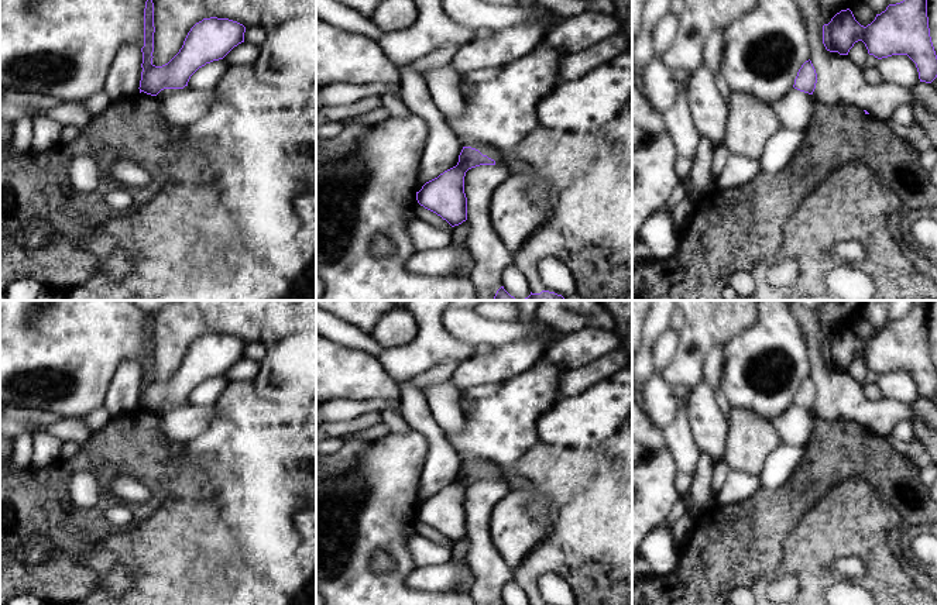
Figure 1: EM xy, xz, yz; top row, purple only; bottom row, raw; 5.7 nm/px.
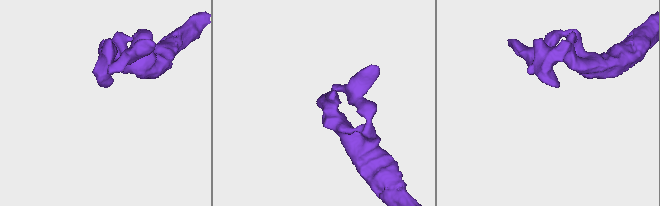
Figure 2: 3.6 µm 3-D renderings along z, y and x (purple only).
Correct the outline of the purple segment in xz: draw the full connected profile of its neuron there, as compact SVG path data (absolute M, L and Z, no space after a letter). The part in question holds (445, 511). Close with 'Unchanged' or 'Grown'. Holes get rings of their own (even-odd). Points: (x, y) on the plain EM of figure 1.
M463 463L456 482L426 498L416 508L418 519L440 532L452 543L461 540L467 536L464 492L468 485L480 481L495 481L495 477L476 464Z. Unchanged

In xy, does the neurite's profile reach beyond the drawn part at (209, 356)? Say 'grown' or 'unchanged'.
unchanged

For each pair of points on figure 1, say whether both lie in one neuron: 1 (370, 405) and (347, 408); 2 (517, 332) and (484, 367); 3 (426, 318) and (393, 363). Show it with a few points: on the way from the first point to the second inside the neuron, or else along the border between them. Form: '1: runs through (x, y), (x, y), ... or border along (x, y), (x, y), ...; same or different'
1: runs through (364, 406), (353, 408); same
2: border along (538, 330), (531, 336), (496, 347); different
3: runs through (426, 330), (426, 337), (405, 358); same

